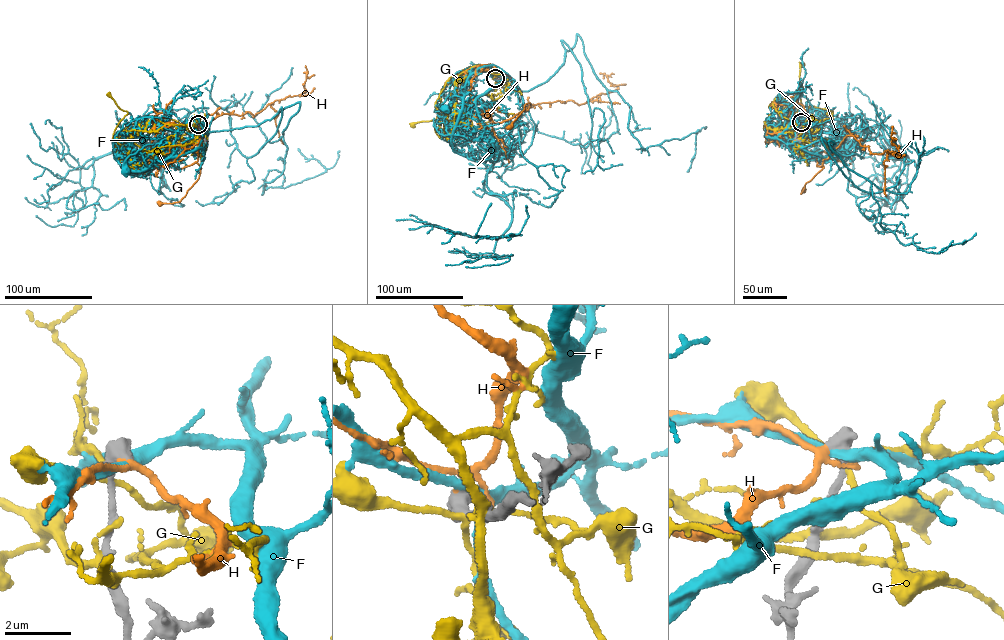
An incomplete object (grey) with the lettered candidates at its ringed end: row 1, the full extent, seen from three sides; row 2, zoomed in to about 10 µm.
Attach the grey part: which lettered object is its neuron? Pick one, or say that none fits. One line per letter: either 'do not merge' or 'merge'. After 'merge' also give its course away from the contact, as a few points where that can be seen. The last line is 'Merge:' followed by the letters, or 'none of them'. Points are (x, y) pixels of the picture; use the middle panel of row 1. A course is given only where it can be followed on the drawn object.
F: do not merge
G: do not merge
H: merge | via (495, 78), (494, 67), (478, 65), (469, 92), (478, 110), (495, 123), (527, 110), (530, 103), (508, 127)
Merge: H

